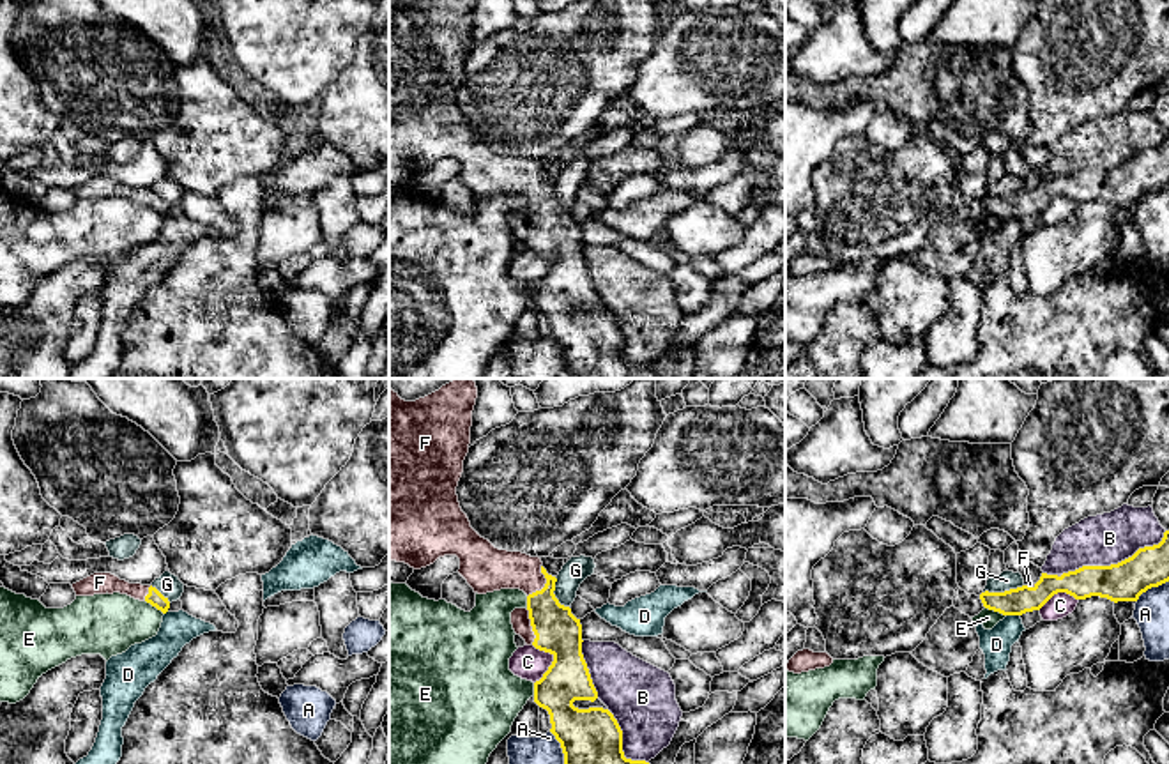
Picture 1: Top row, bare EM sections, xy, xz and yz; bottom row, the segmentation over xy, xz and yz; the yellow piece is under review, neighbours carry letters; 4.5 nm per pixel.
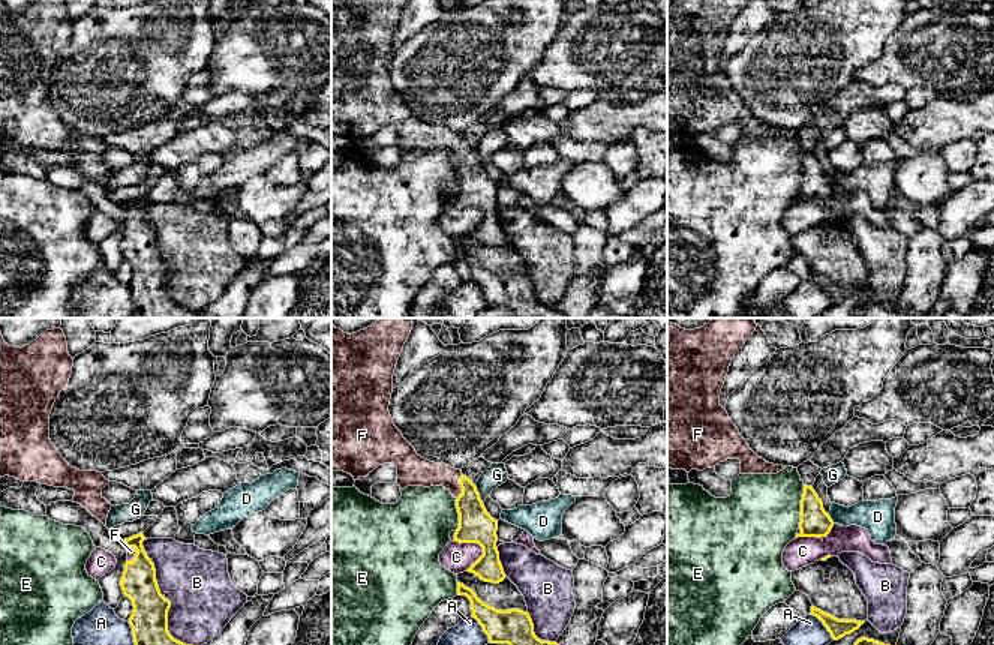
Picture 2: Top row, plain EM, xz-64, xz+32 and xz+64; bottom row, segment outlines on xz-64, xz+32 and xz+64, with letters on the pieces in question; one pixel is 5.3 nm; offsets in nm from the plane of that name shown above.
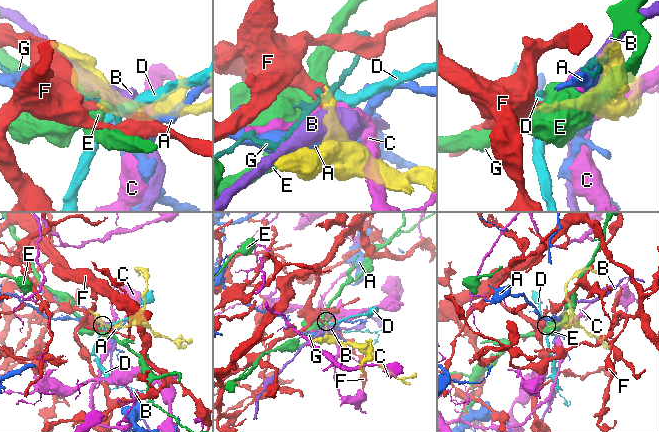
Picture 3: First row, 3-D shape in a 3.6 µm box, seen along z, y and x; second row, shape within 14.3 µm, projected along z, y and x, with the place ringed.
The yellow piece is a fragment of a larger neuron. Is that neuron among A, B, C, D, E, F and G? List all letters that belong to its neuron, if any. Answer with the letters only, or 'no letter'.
F

